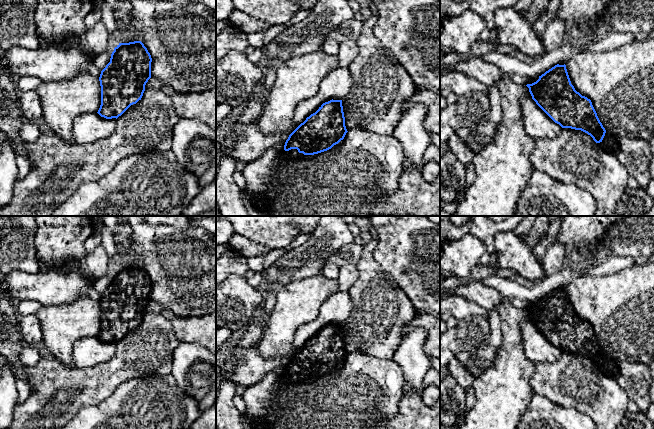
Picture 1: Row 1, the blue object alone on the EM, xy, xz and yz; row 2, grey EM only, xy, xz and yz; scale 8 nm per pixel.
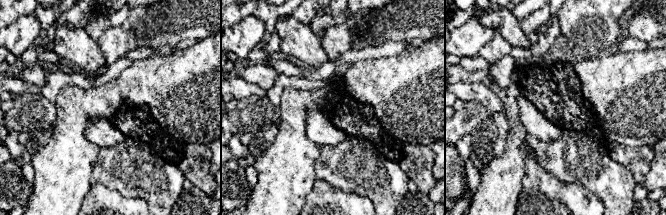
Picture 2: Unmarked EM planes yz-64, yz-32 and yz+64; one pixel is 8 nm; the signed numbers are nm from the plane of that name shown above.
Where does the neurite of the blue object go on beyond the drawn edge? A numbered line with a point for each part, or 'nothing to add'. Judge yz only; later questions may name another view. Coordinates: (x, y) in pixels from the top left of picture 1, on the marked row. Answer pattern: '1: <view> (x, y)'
1: yz (610, 141)

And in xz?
1: xz (293, 153)

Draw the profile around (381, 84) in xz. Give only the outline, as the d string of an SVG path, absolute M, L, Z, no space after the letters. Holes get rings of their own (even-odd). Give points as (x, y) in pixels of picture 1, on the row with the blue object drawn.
M378 16L363 21L361 33L357 39L359 53L349 65L352 76L352 88L342 100L345 126L347 131L361 127L380 135L391 135L401 115L403 102L416 90L416 86L398 59L388 51L374 35L373 27Z

